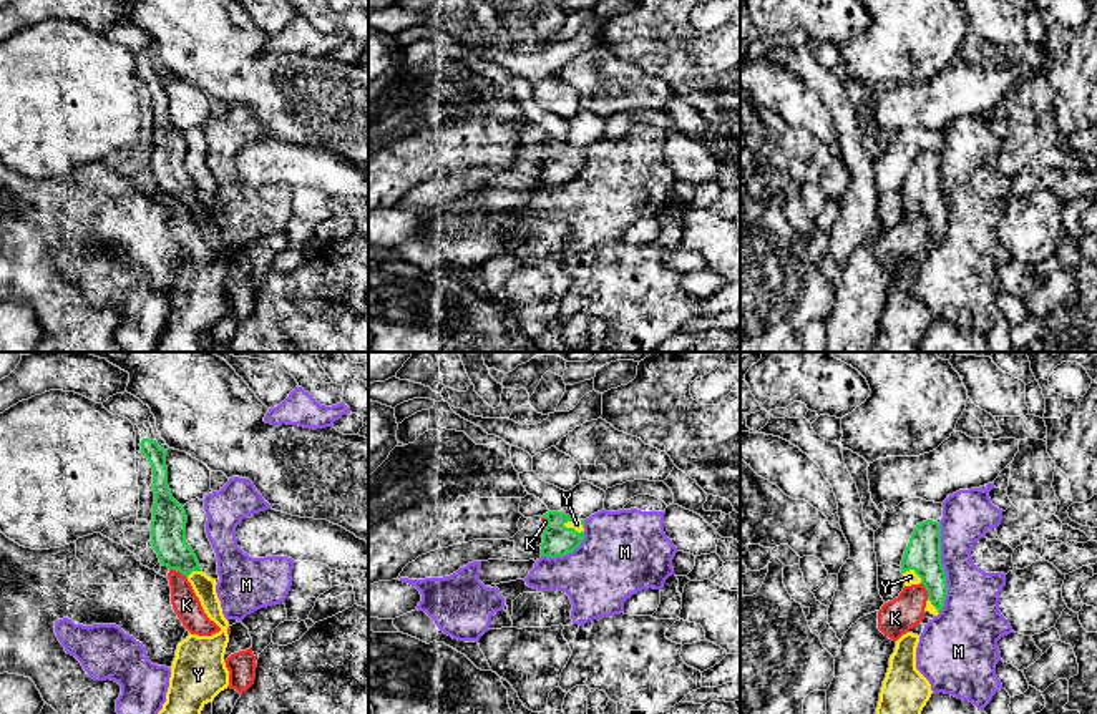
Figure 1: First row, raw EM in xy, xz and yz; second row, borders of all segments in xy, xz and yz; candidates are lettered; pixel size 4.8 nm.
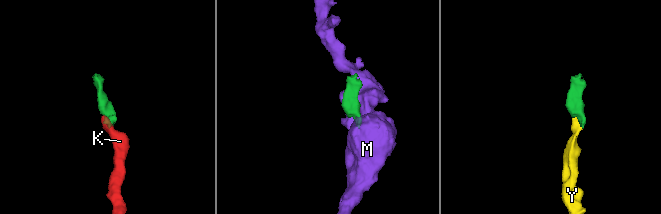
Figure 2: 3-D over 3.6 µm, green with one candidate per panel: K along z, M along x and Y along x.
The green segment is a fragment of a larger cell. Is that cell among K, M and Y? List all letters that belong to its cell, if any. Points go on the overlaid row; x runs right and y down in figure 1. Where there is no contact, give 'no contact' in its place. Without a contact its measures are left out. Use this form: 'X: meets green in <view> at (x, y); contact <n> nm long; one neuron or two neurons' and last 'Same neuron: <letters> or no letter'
K: meets green in yz at (926, 590); contact 90 nm long; two neurons
M: meets green in yz at (943, 568); contact 440 nm long; two neurons
Y: meets green in yz at (915, 572); contact 110 nm long; one neuron
Same neuron: Y

